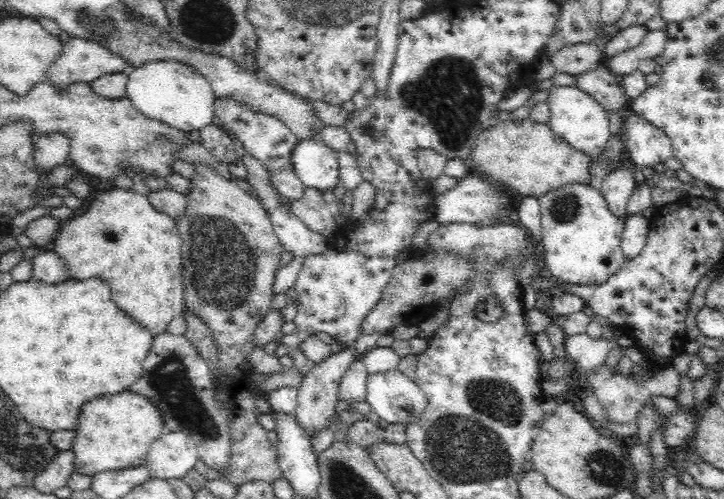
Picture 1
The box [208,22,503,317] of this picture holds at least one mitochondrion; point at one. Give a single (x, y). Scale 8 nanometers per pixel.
(450, 94)

